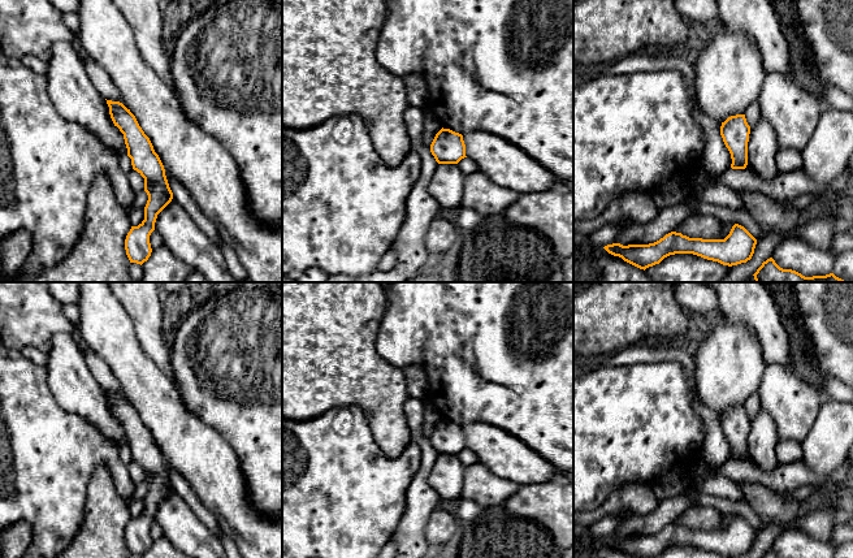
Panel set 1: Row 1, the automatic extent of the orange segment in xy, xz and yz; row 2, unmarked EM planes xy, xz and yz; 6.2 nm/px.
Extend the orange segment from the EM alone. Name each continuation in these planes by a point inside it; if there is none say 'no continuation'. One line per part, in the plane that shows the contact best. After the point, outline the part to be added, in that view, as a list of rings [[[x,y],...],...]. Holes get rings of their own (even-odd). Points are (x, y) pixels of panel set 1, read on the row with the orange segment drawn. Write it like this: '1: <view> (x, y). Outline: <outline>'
no continuation

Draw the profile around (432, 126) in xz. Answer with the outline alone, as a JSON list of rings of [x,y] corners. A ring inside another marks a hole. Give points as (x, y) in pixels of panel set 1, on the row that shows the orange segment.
[[[425,113],[421,142],[430,148],[436,134],[442,129],[442,125],[429,113]]]

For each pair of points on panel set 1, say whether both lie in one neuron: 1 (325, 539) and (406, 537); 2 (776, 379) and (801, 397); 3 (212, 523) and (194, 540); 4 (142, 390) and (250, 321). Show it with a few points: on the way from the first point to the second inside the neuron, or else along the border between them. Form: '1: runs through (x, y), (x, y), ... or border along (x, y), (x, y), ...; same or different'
1: border along (406, 510), (390, 540); different
2: runs through (783, 385), (795, 397); same
3: border along (187, 504), (194, 514), (219, 539); different
4: border along (172, 379), (187, 403); different

